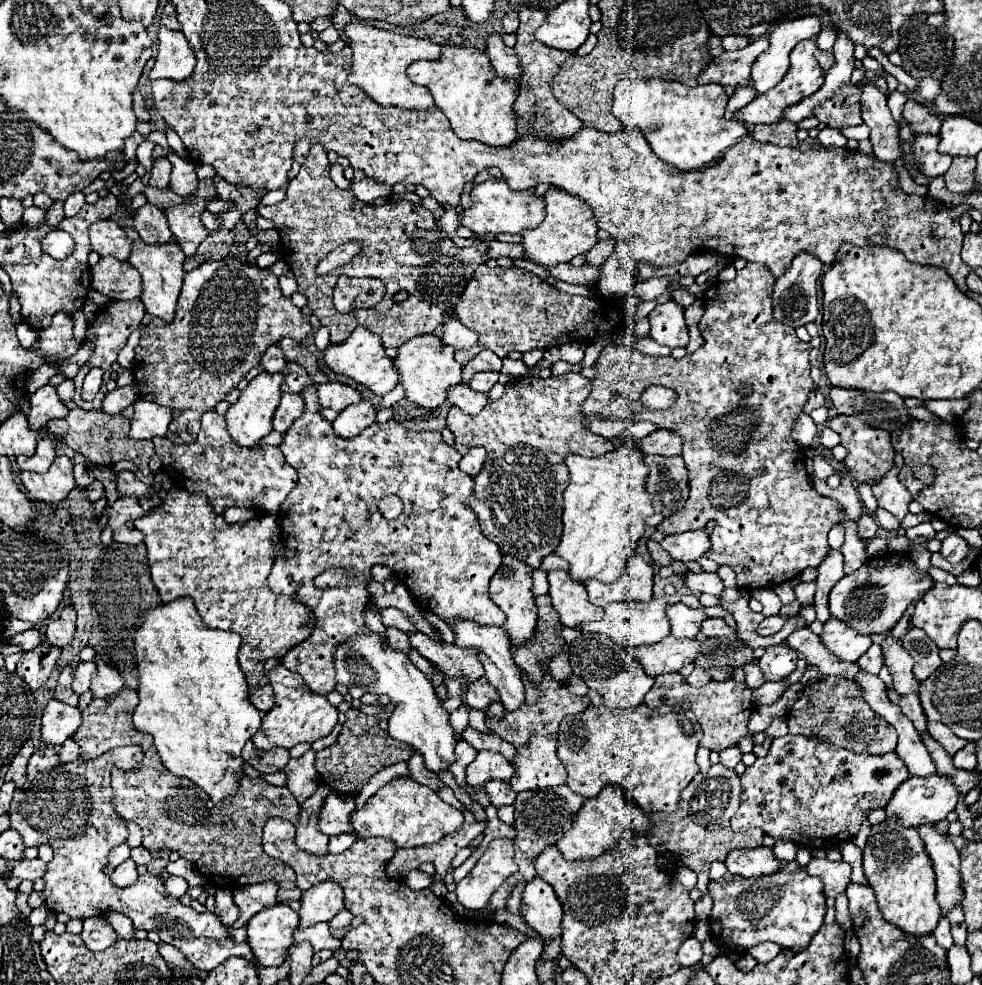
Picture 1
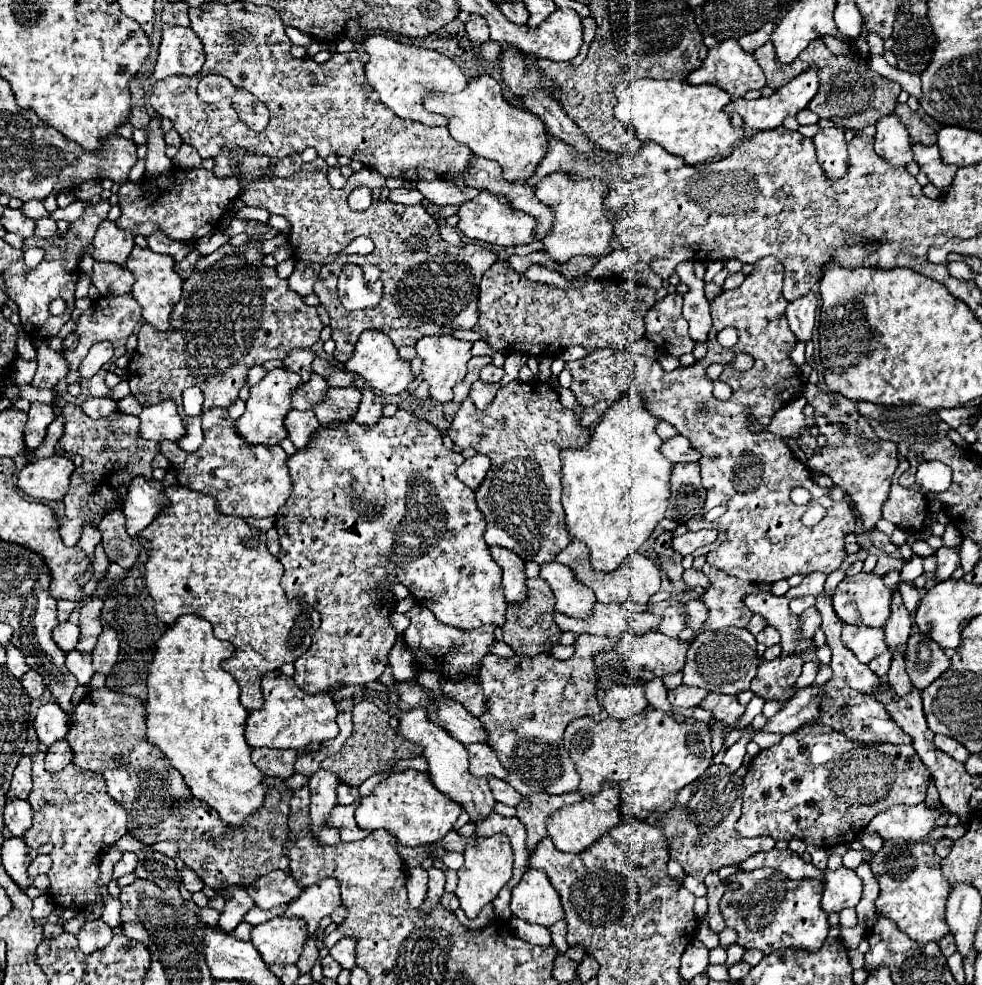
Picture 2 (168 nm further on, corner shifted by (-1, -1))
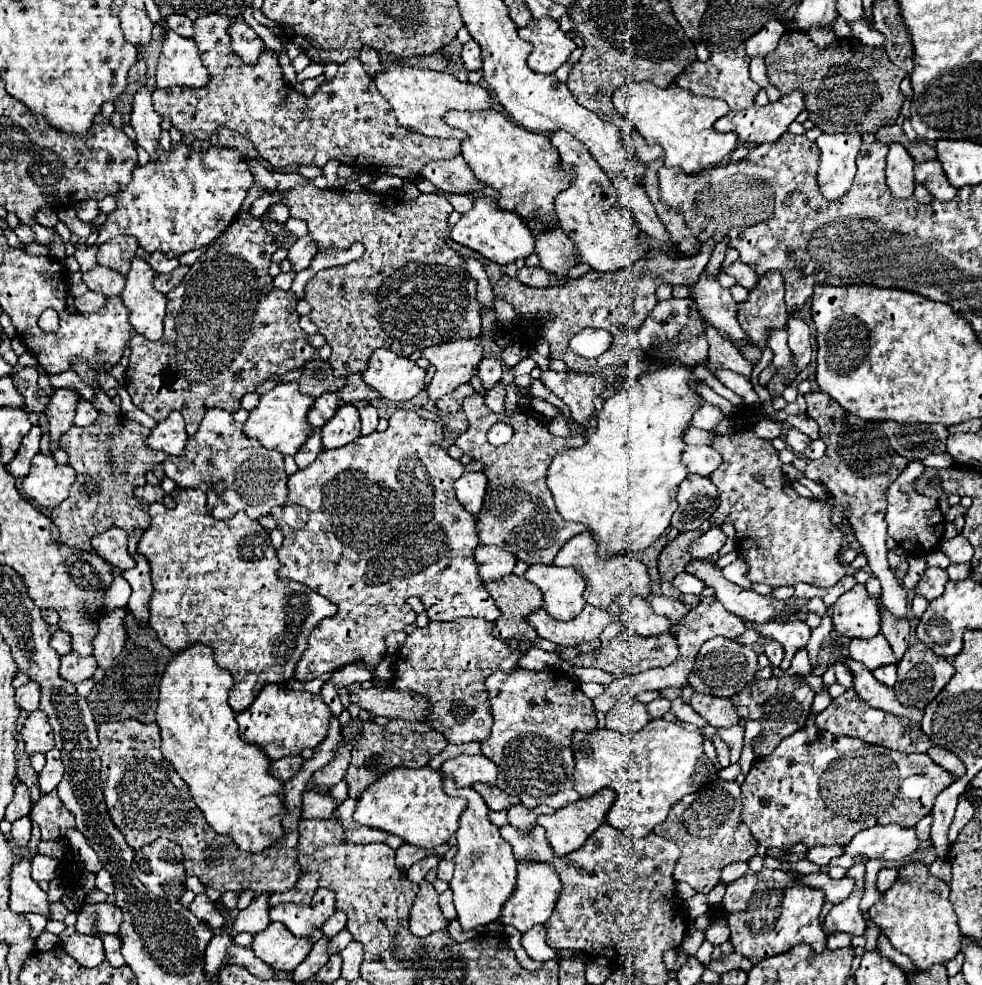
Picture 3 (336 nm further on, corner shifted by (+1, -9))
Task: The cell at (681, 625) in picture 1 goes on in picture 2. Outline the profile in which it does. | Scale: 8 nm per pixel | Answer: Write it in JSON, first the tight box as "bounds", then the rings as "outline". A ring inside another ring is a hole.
{"bounds":[648,599,686,637],"outline":[[[668,599],[668,601],[660,601],[660,603],[652,603],[648,605],[648,611],[656,613],[658,617],[662,617],[660,627],[656,627],[660,633],[668,635],[668,637],[678,637],[678,633],[686,627],[684,621],[686,617],[682,615],[682,603]]]}

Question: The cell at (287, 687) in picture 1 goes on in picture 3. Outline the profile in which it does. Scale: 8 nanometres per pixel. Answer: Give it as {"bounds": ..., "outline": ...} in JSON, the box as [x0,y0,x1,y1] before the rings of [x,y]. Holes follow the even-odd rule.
{"bounds":[236,683,332,761],"outline":[[[270,683],[246,711],[238,713],[236,721],[240,725],[240,739],[258,745],[274,761],[286,755],[300,755],[306,747],[318,747],[328,735],[330,717],[332,713],[320,695],[292,691],[286,683]]]}

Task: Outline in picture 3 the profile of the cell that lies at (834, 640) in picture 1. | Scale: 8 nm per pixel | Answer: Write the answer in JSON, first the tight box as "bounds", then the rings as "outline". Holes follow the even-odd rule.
{"bounds":[848,633,894,671],"outline":[[[878,633],[872,639],[852,639],[848,645],[848,655],[854,661],[860,661],[866,669],[874,671],[876,667],[894,663],[894,653],[890,651],[890,645],[886,643],[886,637]]]}

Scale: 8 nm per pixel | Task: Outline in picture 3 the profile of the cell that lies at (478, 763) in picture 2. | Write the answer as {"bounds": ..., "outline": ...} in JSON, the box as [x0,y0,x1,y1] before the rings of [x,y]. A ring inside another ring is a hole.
{"bounds":[442,755,498,787],"outline":[[[458,755],[442,763],[442,771],[450,771],[458,787],[470,787],[474,783],[496,785],[498,767],[484,755]]]}

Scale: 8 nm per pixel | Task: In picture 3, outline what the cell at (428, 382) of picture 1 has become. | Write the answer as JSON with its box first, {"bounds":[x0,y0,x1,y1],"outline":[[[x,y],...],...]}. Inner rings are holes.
{"bounds":[422,339,482,401],"outline":[[[458,339],[442,345],[432,345],[422,351],[422,357],[436,367],[436,375],[428,385],[432,401],[452,393],[458,385],[468,383],[482,359],[482,343],[476,339]]]}

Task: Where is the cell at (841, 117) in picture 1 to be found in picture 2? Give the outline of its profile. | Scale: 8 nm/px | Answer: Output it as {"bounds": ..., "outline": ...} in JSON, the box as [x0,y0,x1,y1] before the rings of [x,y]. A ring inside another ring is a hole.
{"bounds":[754,39,900,129],"outline":[[[814,39],[792,63],[784,65],[784,63],[776,63],[776,51],[772,47],[772,43],[768,41],[766,45],[762,45],[760,49],[756,49],[754,59],[758,61],[758,65],[762,67],[766,79],[768,79],[768,87],[778,89],[790,82],[794,77],[800,75],[802,71],[806,71],[810,65],[818,67],[818,75],[820,75],[820,87],[816,97],[810,101],[808,109],[818,113],[824,119],[834,121],[834,125],[844,127],[844,129],[864,129],[868,125],[876,125],[878,119],[882,119],[884,115],[890,115],[898,103],[898,95],[900,95],[900,85],[874,73],[870,69],[870,59],[860,55],[858,51],[854,53],[854,57],[848,55],[834,55],[822,39]]]}

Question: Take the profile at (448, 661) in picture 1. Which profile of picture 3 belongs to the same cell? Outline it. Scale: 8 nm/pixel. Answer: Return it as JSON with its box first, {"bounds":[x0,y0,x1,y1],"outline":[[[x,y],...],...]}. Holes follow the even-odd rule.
{"bounds":[518,647,560,671],"outline":[[[530,647],[518,661],[518,665],[522,669],[534,669],[534,671],[542,671],[542,669],[558,669],[560,667],[560,657],[554,651],[544,651],[538,647]]]}

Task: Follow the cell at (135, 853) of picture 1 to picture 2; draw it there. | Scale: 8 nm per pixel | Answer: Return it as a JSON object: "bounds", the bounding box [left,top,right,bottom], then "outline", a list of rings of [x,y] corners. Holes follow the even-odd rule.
{"bounds":[114,853,138,879],"outline":[[[124,853],[122,855],[122,859],[114,865],[114,879],[120,879],[122,875],[128,875],[128,873],[132,873],[134,869],[136,869],[136,865],[138,865],[138,859],[136,859],[136,855],[134,853]]]}

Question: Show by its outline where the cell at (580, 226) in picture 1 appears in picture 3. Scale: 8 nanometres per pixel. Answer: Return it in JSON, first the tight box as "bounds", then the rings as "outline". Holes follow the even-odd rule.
{"bounds":[550,131,648,273],"outline":[[[566,131],[552,133],[550,141],[560,153],[560,165],[568,165],[574,169],[574,179],[570,181],[568,189],[564,189],[554,199],[554,209],[562,231],[572,239],[576,247],[578,263],[586,263],[594,271],[604,273],[634,265],[648,251],[644,245],[640,245],[638,253],[636,237],[640,229],[636,217],[616,201],[616,191],[612,189],[610,179],[594,161],[594,157],[586,151],[586,147],[574,141],[572,135],[566,135]]]}

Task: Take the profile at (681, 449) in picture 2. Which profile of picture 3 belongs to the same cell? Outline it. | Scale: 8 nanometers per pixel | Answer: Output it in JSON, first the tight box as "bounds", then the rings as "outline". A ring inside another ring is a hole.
{"bounds":[682,445,722,477],"outline":[[[692,445],[682,453],[682,463],[686,465],[688,473],[698,473],[702,477],[708,477],[720,461],[722,457],[708,445]]]}

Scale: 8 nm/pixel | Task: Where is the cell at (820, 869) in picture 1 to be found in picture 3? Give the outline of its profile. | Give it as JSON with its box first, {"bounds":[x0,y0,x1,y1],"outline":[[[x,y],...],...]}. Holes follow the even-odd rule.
{"bounds":[826,881,866,935],"outline":[[[856,881],[856,889],[838,905],[830,909],[826,915],[826,927],[832,931],[844,931],[844,933],[854,933],[862,935],[866,931],[866,923],[860,913],[860,899],[864,895],[864,883]]]}

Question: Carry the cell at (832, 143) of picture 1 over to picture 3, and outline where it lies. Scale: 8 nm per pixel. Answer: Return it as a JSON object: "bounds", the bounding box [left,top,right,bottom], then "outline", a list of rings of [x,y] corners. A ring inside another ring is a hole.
{"bounds":[818,133,862,201],"outline":[[[822,133],[818,139],[820,165],[818,187],[828,201],[836,201],[846,195],[856,175],[856,155],[862,139],[858,133]]]}

